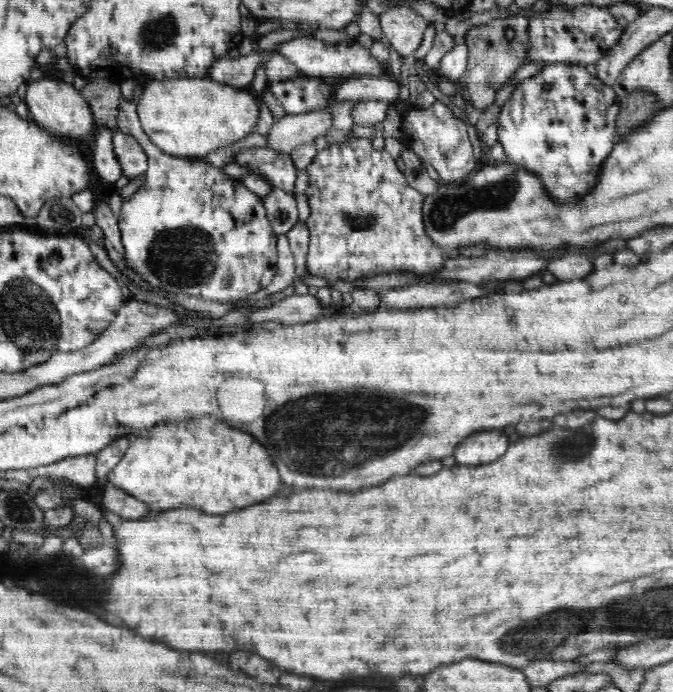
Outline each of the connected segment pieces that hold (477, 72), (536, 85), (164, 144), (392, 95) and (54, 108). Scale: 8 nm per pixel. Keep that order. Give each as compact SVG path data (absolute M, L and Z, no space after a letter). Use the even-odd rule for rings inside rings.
M525 17L492 19L472 27L465 34L468 48L467 70L462 82L468 89L466 98L482 112L495 101L495 96L524 64L530 63L530 24Z
M546 65L535 76L517 84L512 96L501 106L497 141L510 159L522 163L524 167L542 175L542 178L546 174L546 186L550 186L558 198L566 198L566 194L586 190L586 186L590 186L590 178L594 178L594 166L598 166L598 162L603 162L602 158L610 154L616 138L619 101L615 91L599 82L590 68Z
M208 78L173 79L162 82L150 82L148 86L143 84L139 88L135 102L137 103L136 110L138 119L140 119L140 123L142 124L142 129L144 129L146 137L148 137L156 146L158 146L160 150L175 157L202 157L212 152L216 152L216 150L218 149L229 148L230 145L242 142L242 140L246 139L246 136L248 136L248 134L252 134L252 132L254 132L254 124L256 124L256 118L258 118L258 110L260 110L260 106L258 106L258 100L256 100L256 98L254 98L252 94L244 92L244 88L236 89L231 88L227 85L220 85L218 82L215 82Z
M392 76L358 77L344 79L337 91L337 98L332 106L340 103L360 103L368 100L384 100L393 102L400 96L401 84L396 83Z
M55 77L30 81L26 88L26 104L30 116L44 131L73 140L97 136L97 118L94 118L86 100L73 85Z

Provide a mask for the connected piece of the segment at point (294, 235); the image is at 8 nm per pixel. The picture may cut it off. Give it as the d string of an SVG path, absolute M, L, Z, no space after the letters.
M298 220L288 232L286 232L295 260L295 273L301 282L308 286L317 286L320 284L318 277L307 273L306 257L309 251L310 233L304 221Z

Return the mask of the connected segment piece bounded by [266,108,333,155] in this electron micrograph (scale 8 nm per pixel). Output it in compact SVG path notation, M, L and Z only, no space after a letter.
M330 108L322 112L287 114L270 128L266 148L290 155L297 146L314 143L315 138L332 128Z

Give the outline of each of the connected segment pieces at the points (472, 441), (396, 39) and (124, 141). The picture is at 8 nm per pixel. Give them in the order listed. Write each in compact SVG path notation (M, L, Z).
M499 429L492 432L478 432L474 436L464 438L453 450L456 464L478 466L482 462L494 462L508 448L508 437Z
M392 6L379 16L379 21L385 39L398 55L410 55L418 50L429 25L410 6Z
M116 131L111 137L111 152L114 152L122 174L132 179L147 171L148 155L132 135Z

